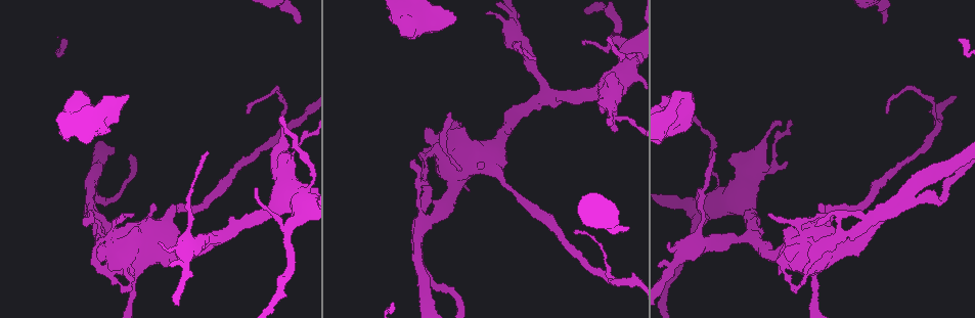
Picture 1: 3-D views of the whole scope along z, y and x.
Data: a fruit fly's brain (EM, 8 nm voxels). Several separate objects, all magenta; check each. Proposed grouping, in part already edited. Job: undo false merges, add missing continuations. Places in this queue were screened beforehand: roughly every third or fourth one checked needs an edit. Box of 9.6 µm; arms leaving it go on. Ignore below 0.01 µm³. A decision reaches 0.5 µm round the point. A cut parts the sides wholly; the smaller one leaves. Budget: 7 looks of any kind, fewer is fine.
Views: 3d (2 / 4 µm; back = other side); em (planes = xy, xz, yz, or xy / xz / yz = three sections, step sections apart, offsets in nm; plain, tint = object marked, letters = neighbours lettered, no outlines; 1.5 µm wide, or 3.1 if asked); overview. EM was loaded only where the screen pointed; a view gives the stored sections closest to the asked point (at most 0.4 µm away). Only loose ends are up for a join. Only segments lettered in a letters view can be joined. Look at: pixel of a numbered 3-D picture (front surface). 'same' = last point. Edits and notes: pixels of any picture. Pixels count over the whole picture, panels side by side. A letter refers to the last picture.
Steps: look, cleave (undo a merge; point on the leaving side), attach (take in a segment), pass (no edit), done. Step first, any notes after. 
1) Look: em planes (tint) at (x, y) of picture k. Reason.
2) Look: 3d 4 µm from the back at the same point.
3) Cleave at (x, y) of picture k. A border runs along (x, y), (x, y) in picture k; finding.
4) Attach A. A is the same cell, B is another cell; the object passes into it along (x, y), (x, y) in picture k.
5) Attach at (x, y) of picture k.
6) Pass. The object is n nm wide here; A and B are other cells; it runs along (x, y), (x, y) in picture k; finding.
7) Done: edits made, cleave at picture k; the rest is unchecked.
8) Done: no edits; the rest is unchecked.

Look: em planes (letters) at (624, 229) of picture 1. Long arm stops here.

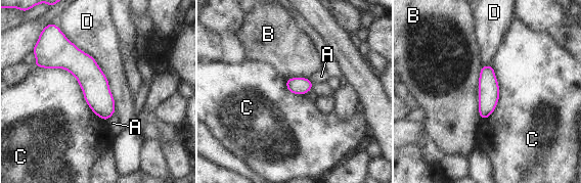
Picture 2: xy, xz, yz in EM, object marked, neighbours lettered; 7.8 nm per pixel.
Pass. A, B, C and D are other cells; it runs along (63, 40), (105, 117) in picture 2; none of them fits.

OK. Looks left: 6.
Look: em xy step 8 (letters) at (106, 201) of picture 1.

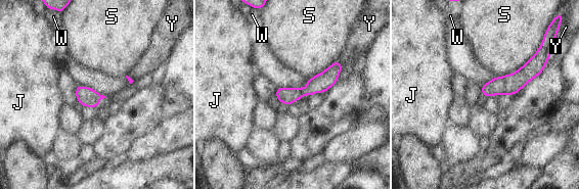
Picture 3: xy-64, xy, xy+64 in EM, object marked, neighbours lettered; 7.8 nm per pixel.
Pass. The longest contact is with S, 460 nm; J, S, W and Y are other cells; a border runs along (541, 44), (516, 71), (494, 77) in picture 3; continuous, no second cell.

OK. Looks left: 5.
Look: 3d 4 µm from the back at (787, 277) of picture 1.

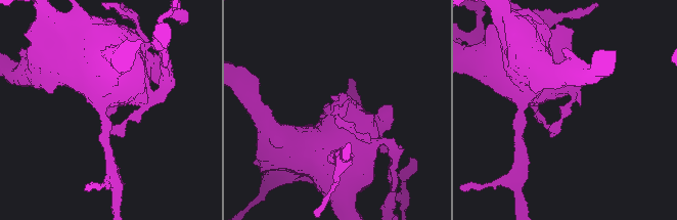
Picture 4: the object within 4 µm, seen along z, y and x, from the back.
Look: em planes (letters) at (567, 109) of picture 4. Now the EM.

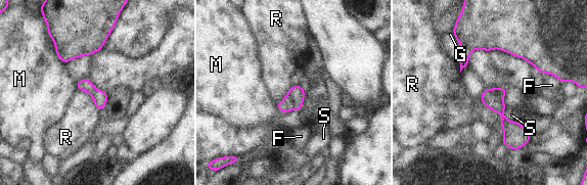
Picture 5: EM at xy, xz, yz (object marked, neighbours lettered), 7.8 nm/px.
Cleave at (297, 93) of picture 5. F, G, M, R and S are other cells; a second cell is stuck on.

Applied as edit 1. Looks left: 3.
Done: edits made, cleave at picture 5; the rest is unchecked.

